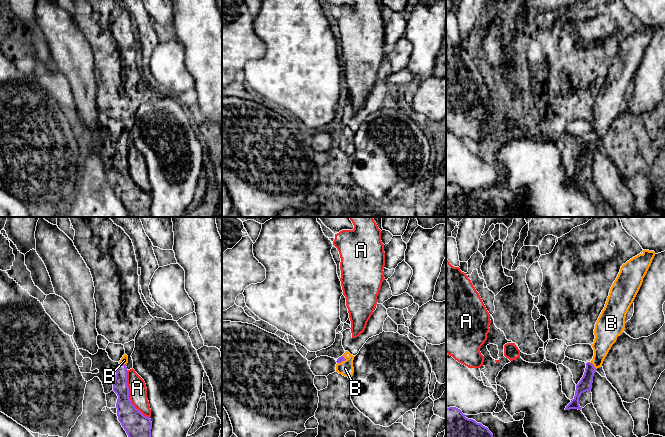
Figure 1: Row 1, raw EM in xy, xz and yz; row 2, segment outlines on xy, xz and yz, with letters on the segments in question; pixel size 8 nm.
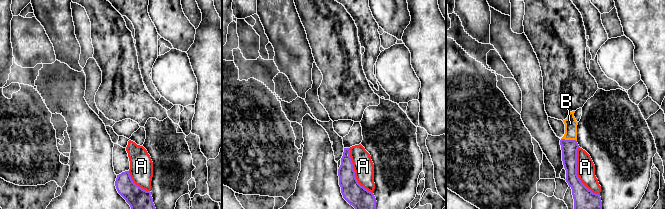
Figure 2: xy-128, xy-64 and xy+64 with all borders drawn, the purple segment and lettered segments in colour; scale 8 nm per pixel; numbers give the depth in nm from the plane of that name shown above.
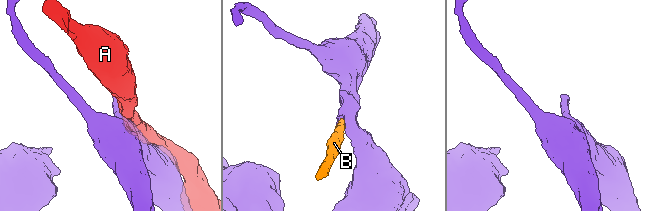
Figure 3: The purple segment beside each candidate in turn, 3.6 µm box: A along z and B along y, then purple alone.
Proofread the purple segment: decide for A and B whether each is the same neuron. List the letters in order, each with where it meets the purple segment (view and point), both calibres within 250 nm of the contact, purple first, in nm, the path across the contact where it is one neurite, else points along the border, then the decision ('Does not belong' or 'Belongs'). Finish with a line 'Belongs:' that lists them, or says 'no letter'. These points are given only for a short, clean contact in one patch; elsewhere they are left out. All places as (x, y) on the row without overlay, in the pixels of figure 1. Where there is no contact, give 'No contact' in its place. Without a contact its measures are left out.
A: Touches purple at xy (128, 172). Thickness 200 nm (purple) against 140 nm. Does not belong
B: Touches purple at yz (593, 141). Thickness 110 nm (purple) against 170 nm. Path across: yz (585, 160), (589, 146), (593, 141), (598, 135), (605, 113). Belongs
Belongs: B

